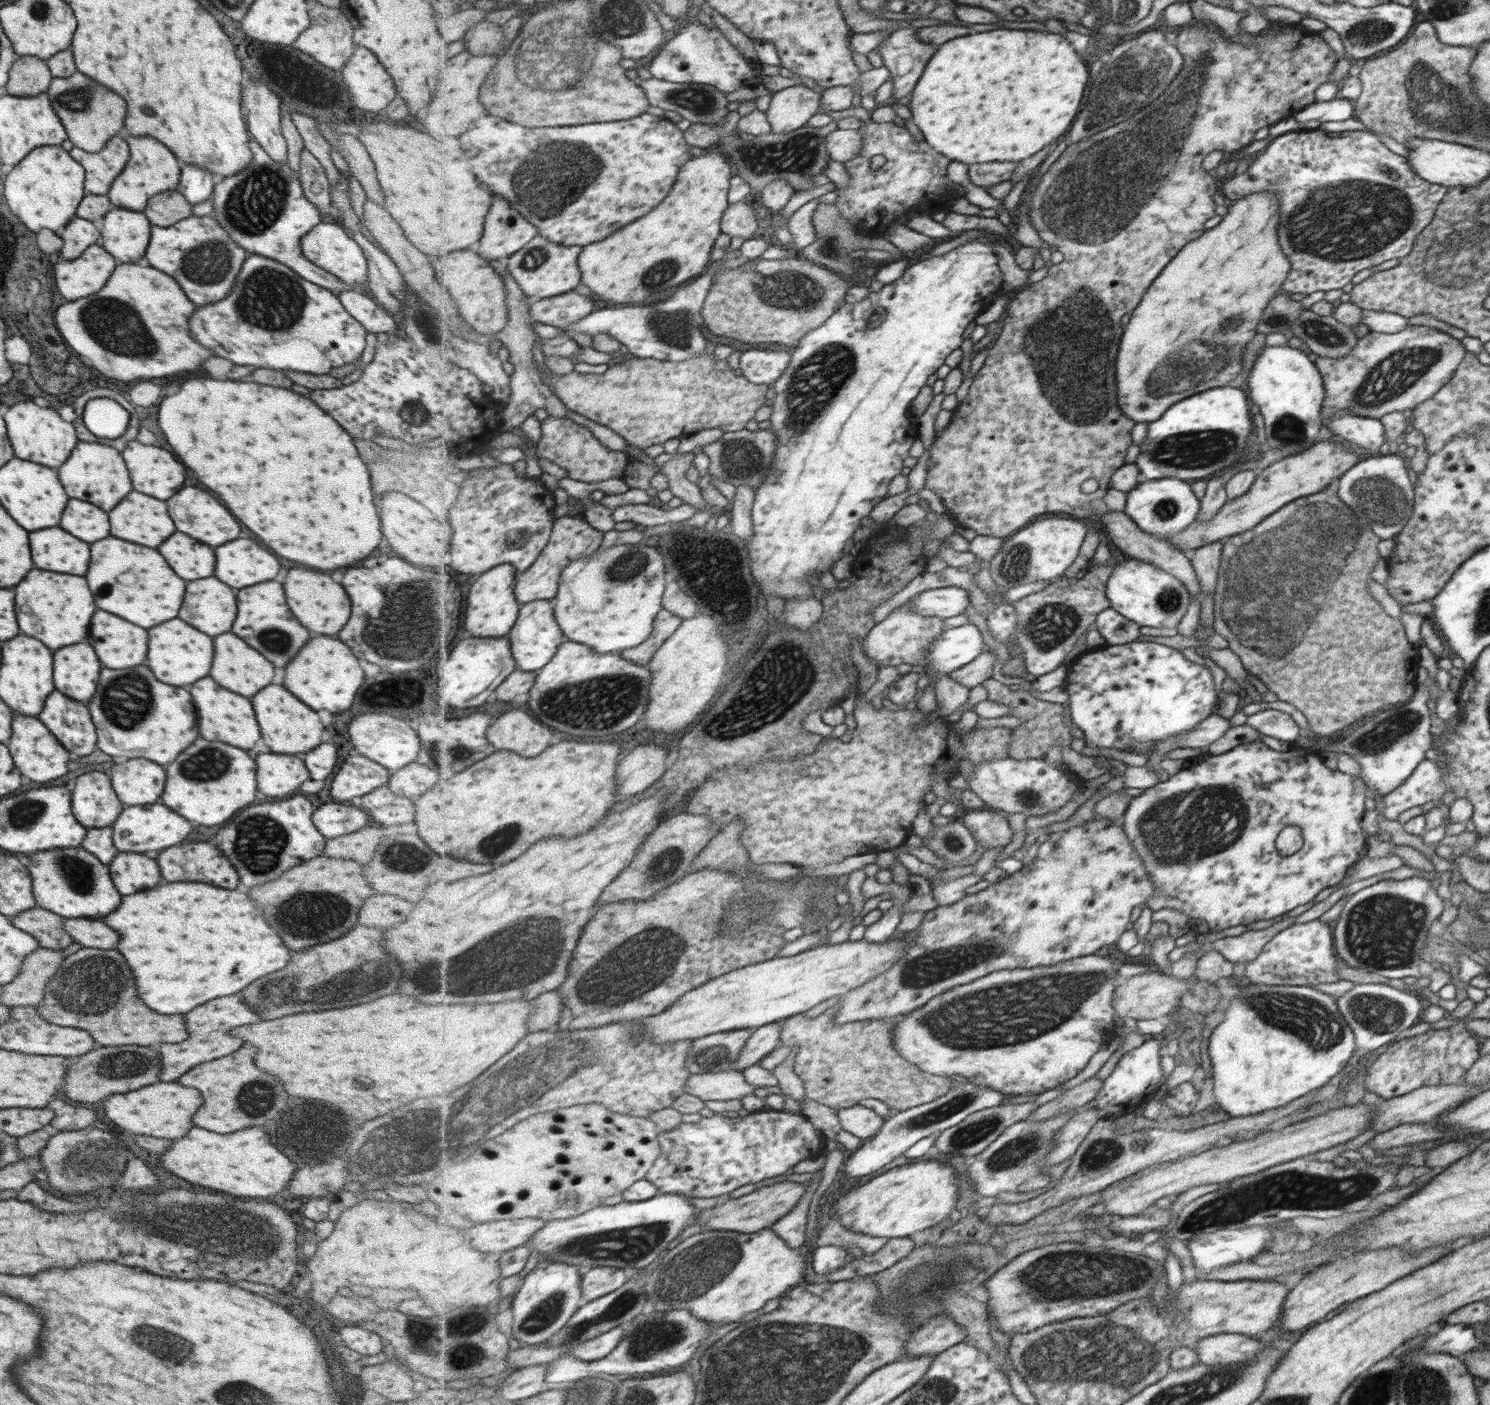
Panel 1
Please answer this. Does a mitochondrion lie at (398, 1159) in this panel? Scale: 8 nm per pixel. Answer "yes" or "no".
yes

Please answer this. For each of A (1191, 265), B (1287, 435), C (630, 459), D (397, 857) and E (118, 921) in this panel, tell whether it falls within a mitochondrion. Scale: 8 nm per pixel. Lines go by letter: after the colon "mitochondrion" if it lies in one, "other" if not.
A: other
B: mitochondrion
C: other
D: mitochondrion
E: other

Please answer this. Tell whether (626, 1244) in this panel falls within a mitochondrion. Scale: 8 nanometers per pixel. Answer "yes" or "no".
yes

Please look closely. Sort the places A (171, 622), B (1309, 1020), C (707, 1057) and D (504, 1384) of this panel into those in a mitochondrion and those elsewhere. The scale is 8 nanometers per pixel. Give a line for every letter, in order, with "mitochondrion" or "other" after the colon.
A: other
B: mitochondrion
C: mitochondrion
D: other

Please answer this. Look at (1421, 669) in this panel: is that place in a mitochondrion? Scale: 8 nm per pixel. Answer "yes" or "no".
no

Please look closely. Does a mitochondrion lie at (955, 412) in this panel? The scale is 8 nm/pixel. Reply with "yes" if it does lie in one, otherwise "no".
no

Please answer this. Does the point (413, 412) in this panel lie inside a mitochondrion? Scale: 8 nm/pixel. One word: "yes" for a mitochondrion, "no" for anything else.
yes

